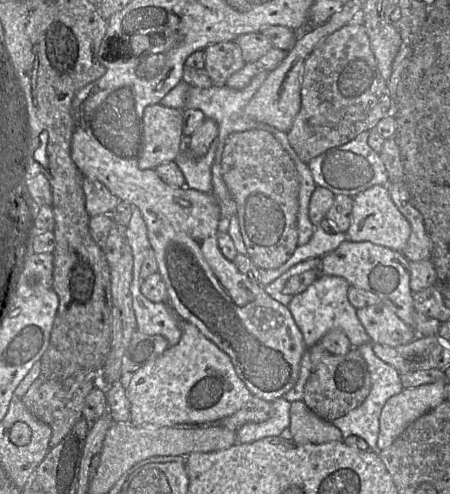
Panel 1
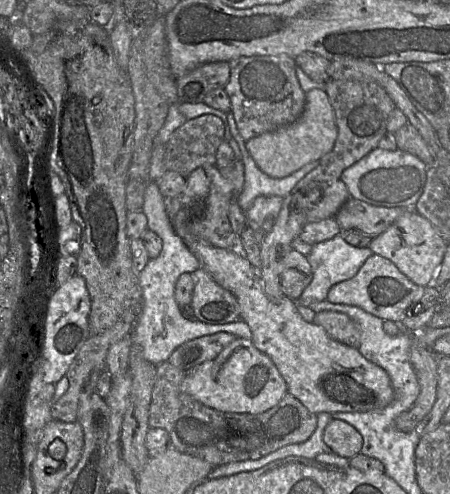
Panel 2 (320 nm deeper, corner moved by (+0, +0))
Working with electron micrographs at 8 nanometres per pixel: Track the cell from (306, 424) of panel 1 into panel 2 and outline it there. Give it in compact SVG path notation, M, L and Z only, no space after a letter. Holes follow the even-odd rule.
M333 419L323 431L323 441L336 455L351 459L361 452L362 435L344 421Z

